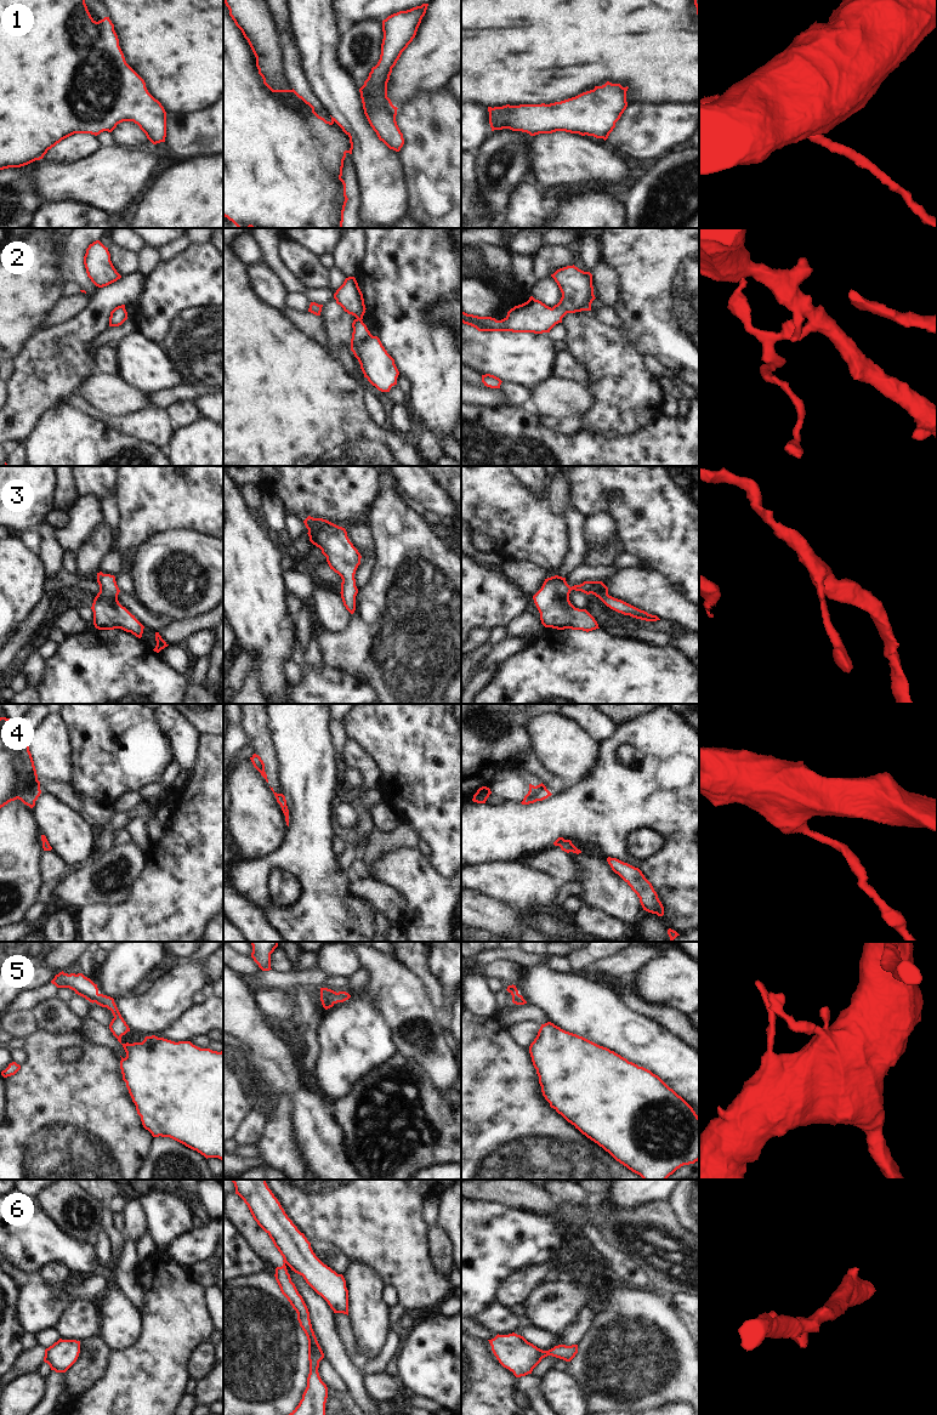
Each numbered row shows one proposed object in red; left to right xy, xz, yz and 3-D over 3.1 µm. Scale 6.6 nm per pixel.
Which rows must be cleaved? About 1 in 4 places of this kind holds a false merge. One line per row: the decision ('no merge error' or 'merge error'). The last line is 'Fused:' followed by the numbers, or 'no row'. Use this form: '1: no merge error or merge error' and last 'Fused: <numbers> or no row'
1: no merge error
2: no merge error
3: no merge error
4: no merge error
5: no merge error
6: merge error
Fused: 6

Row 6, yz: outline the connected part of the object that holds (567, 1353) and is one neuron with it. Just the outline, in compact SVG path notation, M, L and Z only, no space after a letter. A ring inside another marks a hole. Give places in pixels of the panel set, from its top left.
M558 1345L549 1351L543 1351L544 1358L547 1356L552 1356L560 1359L563 1359L566 1362L570 1362L575 1354L578 1353L578 1345L566 1346L566 1345Z

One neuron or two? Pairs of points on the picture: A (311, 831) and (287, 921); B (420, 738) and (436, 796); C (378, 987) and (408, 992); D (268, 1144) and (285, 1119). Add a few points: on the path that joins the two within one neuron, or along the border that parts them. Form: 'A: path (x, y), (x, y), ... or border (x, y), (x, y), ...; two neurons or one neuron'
A: path (311, 853), (311, 897), (308, 899); one neuron
B: path (422, 753), (436, 776), (436, 782); one neuron
C: path (385, 987), (401, 992); one neuron
D: path (274, 1138), (279, 1134), (282, 1125); one neuron

